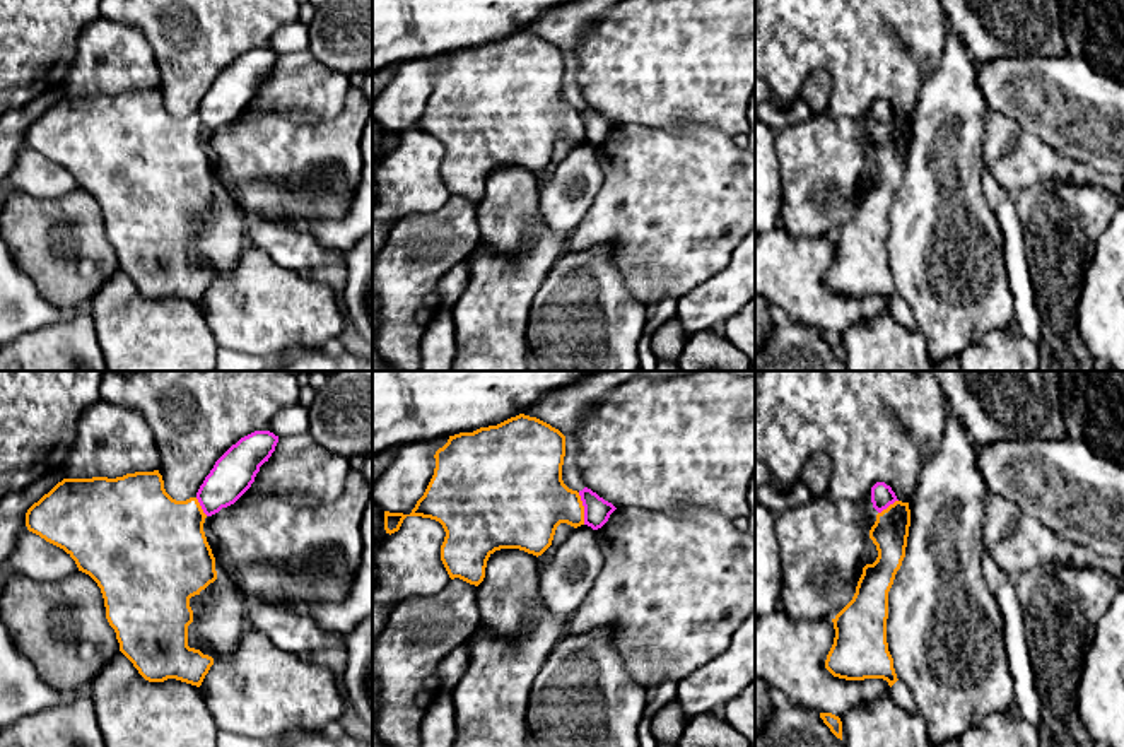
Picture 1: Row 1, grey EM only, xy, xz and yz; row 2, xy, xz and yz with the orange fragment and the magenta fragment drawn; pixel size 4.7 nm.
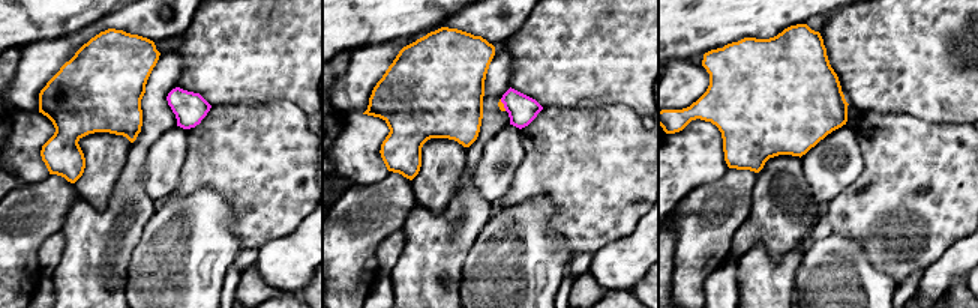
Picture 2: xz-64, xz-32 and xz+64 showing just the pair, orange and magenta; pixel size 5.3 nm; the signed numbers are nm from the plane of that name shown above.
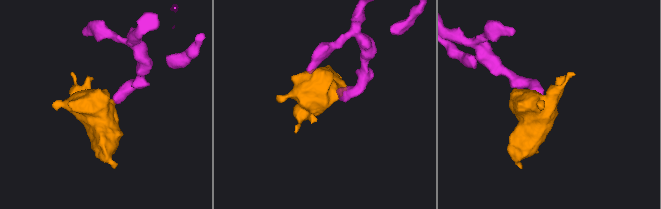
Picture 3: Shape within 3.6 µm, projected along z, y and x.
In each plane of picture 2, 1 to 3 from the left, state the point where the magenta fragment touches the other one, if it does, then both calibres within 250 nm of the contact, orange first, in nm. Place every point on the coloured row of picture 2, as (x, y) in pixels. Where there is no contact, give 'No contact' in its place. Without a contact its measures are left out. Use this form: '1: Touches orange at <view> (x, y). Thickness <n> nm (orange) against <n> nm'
1: No contact
2: Touches orange at xz-32 (503, 105). Thickness 30 nm (orange) against 160 nm
3: No contact

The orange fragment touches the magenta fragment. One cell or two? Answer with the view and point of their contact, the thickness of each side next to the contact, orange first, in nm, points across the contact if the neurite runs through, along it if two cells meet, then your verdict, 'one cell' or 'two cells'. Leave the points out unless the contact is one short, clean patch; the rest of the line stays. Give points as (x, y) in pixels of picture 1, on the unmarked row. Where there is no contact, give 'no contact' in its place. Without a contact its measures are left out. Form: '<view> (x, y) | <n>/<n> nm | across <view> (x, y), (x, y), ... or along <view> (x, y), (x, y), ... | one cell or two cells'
xz (583, 125) | 340/130 nm | along xz (578, 110), (583, 120), (585, 141) | two cells

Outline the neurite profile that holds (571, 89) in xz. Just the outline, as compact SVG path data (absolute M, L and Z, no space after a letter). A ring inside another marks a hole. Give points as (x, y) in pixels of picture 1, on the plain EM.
M565 53L562 97L569 106L577 108L577 109L584 106L581 84L577 80L579 70L581 70L581 65L577 63L576 56L572 53Z

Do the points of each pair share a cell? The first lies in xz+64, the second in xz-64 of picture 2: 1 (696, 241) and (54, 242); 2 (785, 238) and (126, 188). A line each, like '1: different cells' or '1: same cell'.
1: different cells
2: different cells

